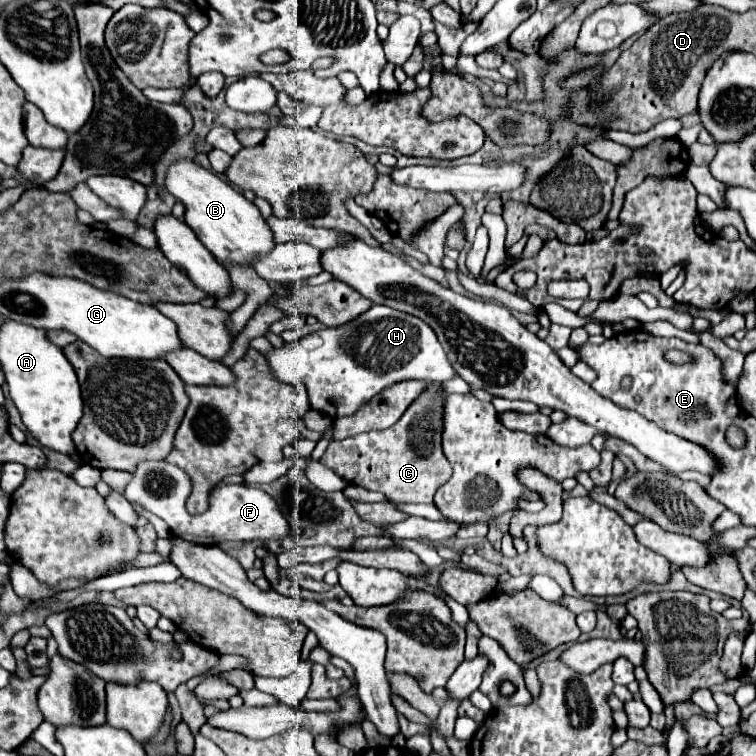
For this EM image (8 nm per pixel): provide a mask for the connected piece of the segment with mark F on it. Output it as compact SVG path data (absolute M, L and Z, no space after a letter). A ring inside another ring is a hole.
M165 461L141 463L141 467L137 467L131 483L125 489L125 499L135 501L147 511L159 515L169 525L175 537L201 545L219 545L225 541L283 541L291 533L289 521L285 519L285 515L281 515L275 499L263 489L249 487L245 483L215 487L209 495L209 509L201 515L189 515L185 509L187 475L179 467L173 467ZM171 477L179 479L171 483Z

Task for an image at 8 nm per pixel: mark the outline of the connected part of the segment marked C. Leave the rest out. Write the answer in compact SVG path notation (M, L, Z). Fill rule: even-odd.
M429 383L393 427L329 443L321 463L333 469L347 483L359 485L367 491L385 493L391 501L433 503L435 491L451 477L451 467L441 447L445 397L447 395L439 383ZM415 433L419 433L417 443Z

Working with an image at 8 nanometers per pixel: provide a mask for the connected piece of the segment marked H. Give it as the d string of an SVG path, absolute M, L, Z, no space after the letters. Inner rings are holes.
M373 305L365 315L353 319L353 323L345 323L345 327L321 329L319 337L321 345L315 349L305 349L299 341L285 343L281 349L273 349L267 361L277 379L305 385L311 407L333 419L357 411L371 395L395 381L423 379L443 383L455 375L435 331L425 321L385 305ZM369 331L375 333L375 339L371 345L363 345L363 335Z

